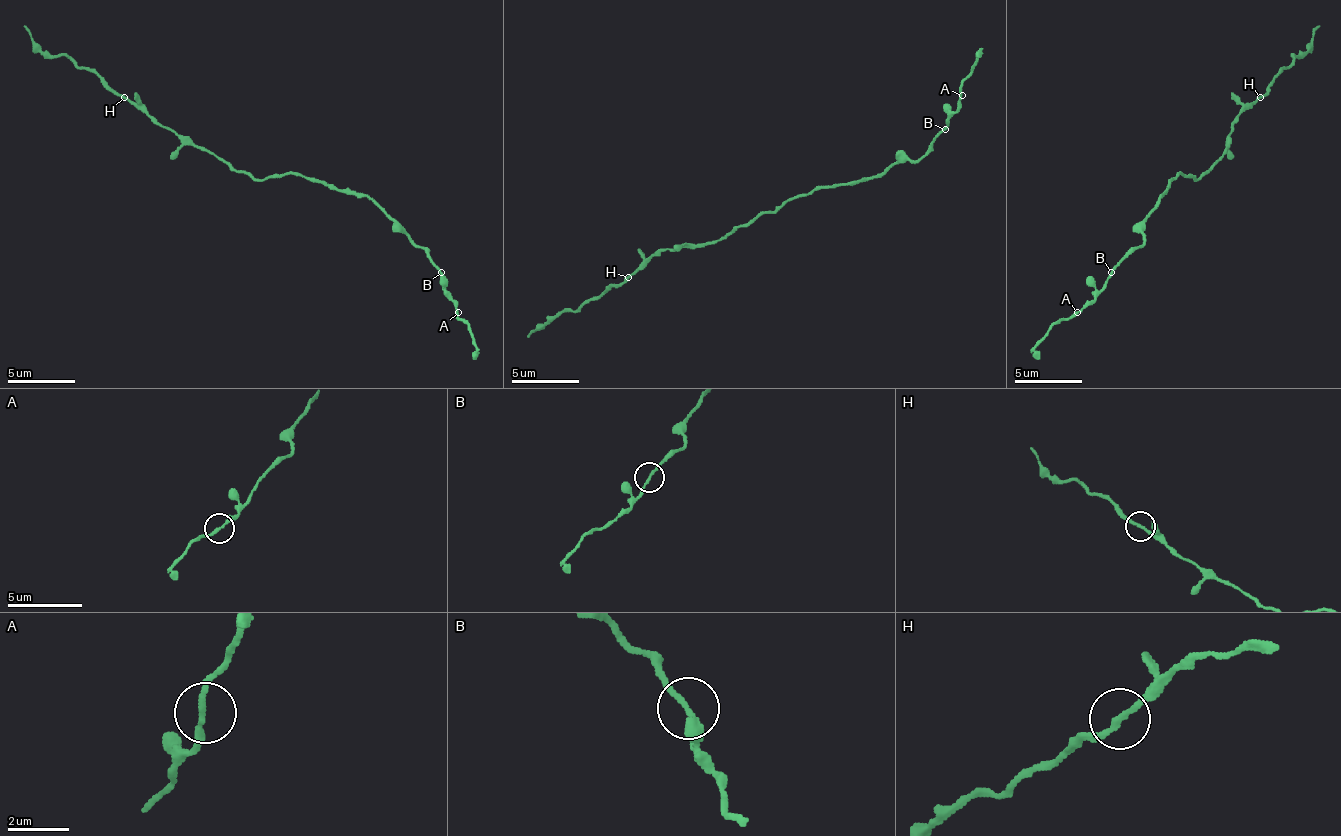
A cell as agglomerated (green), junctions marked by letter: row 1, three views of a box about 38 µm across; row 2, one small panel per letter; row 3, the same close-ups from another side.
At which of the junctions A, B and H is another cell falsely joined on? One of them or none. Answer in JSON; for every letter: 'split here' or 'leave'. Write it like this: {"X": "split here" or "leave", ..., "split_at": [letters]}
{"A": "leave", "B": "leave", "H": "leave", "split_at": []}

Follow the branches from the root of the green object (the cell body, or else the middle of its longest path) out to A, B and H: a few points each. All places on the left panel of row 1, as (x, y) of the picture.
A: (278, 176), (302, 173), (339, 190), (366, 193), (441, 272), (458, 312)
B: (278, 176), (302, 173), (319, 183), (332, 183), (339, 190), (366, 193), (441, 272)
H: (278, 176), (254, 180), (213, 153), (186, 146), (169, 129), (155, 125), (125, 98)

